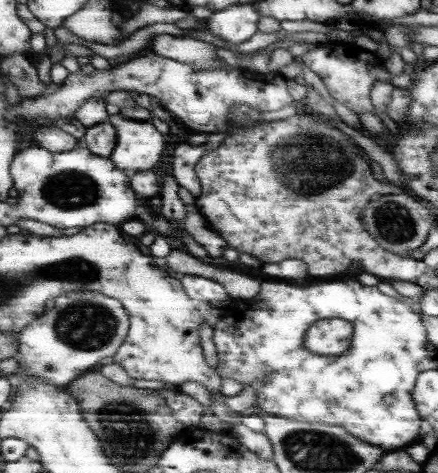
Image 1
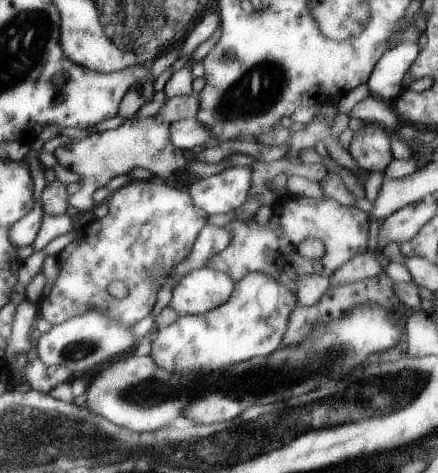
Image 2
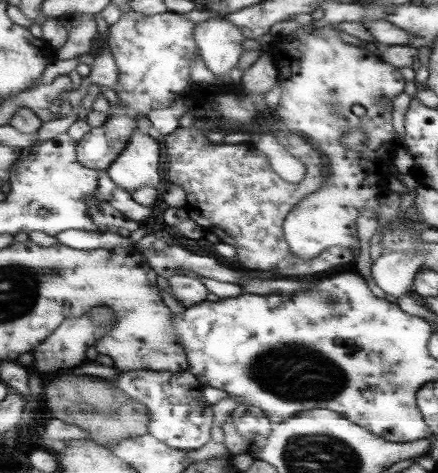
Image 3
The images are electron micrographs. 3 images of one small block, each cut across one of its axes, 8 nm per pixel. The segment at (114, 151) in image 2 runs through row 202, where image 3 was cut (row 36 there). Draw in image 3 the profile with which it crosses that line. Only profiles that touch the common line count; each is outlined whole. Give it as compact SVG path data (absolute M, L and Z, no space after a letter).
M83 14L83 22L71 30L69 42L61 50L57 50L59 60L69 60L69 58L77 58L81 54L89 54L97 34L99 34L97 16Z

